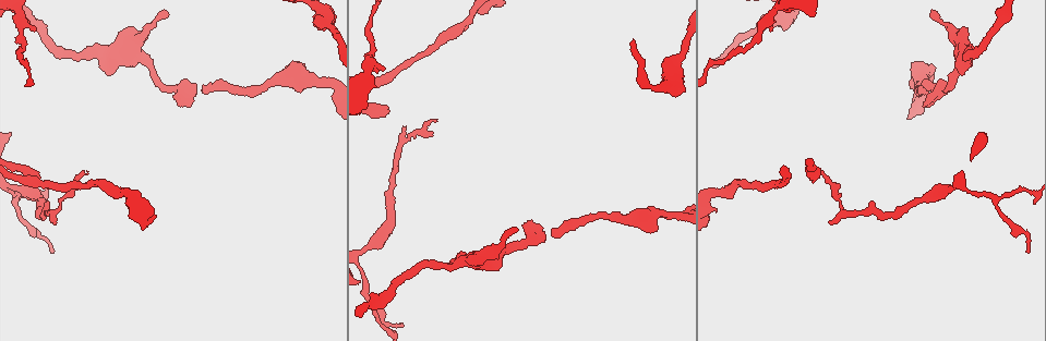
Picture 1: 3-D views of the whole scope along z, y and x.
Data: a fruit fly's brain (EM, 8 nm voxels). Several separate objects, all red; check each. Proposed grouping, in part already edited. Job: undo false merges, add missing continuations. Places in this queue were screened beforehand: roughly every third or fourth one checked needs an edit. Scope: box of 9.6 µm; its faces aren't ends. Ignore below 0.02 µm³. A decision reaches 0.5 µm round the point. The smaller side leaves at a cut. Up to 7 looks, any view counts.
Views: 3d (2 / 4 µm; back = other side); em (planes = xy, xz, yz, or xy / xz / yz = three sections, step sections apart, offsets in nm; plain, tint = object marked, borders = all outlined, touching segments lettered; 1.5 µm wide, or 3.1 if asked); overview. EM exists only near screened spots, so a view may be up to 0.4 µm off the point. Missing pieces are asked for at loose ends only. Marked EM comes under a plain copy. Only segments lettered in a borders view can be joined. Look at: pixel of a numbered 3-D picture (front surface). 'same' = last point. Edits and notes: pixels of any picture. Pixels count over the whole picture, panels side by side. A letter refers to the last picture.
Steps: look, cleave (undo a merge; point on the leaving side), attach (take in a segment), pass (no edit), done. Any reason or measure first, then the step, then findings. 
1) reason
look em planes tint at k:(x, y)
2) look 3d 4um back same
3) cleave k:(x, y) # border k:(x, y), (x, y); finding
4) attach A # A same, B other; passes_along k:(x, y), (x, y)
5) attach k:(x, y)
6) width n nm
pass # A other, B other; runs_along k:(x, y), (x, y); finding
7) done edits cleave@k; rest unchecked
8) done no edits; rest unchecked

branch stops here
look 3d 2um at 1:(823, 174)

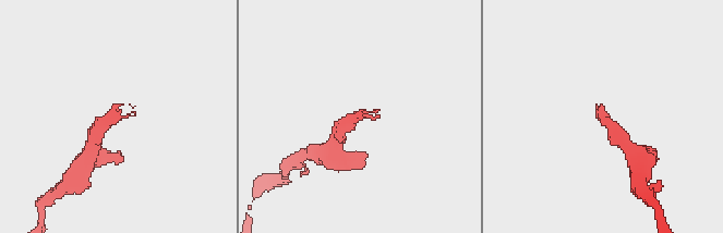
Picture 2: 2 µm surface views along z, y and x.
look em planes borders at 2:(600, 116)

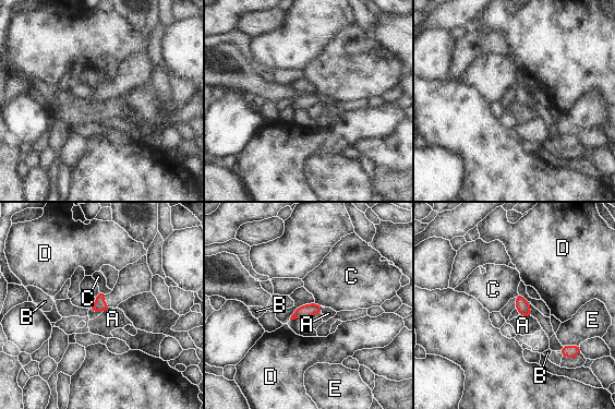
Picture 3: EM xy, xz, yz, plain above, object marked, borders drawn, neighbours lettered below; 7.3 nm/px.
pass # A other, B other, C other, D other, E other; none of them fits

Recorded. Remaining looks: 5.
branch stops here
look em planes borders at 1:(773, 27)

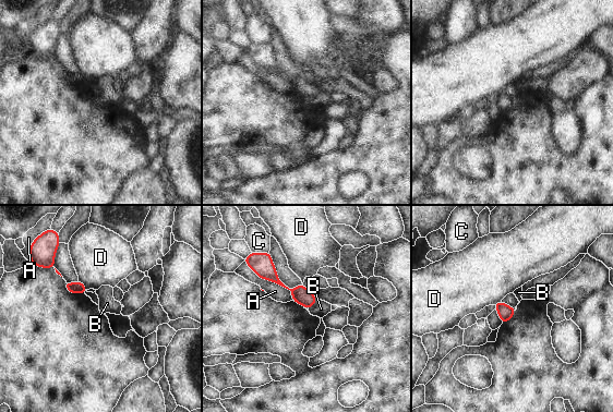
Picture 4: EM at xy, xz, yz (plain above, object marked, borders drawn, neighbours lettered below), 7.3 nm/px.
pass # A other, B other, C other, D other; border 4:(315, 295), (315, 302), (309, 308); no lettered segment goes on from it

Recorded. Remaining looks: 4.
narrows sharply
look em planes tint at 1:(719, 61)

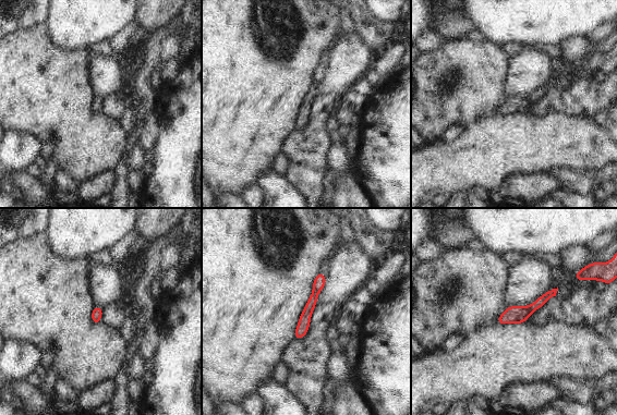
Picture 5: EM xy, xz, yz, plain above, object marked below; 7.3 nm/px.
look em planes borders same

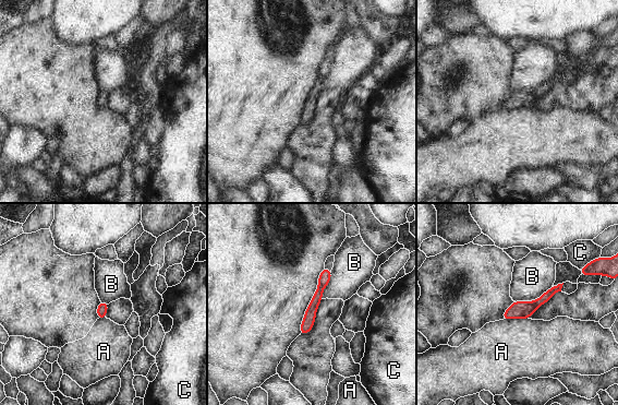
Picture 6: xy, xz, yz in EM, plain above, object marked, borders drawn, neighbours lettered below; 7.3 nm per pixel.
width 80 nm; longest_contact B 300 nm
pass # A other, B other, C other; all the same cell

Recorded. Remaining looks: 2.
done no edits; rest unchecked

